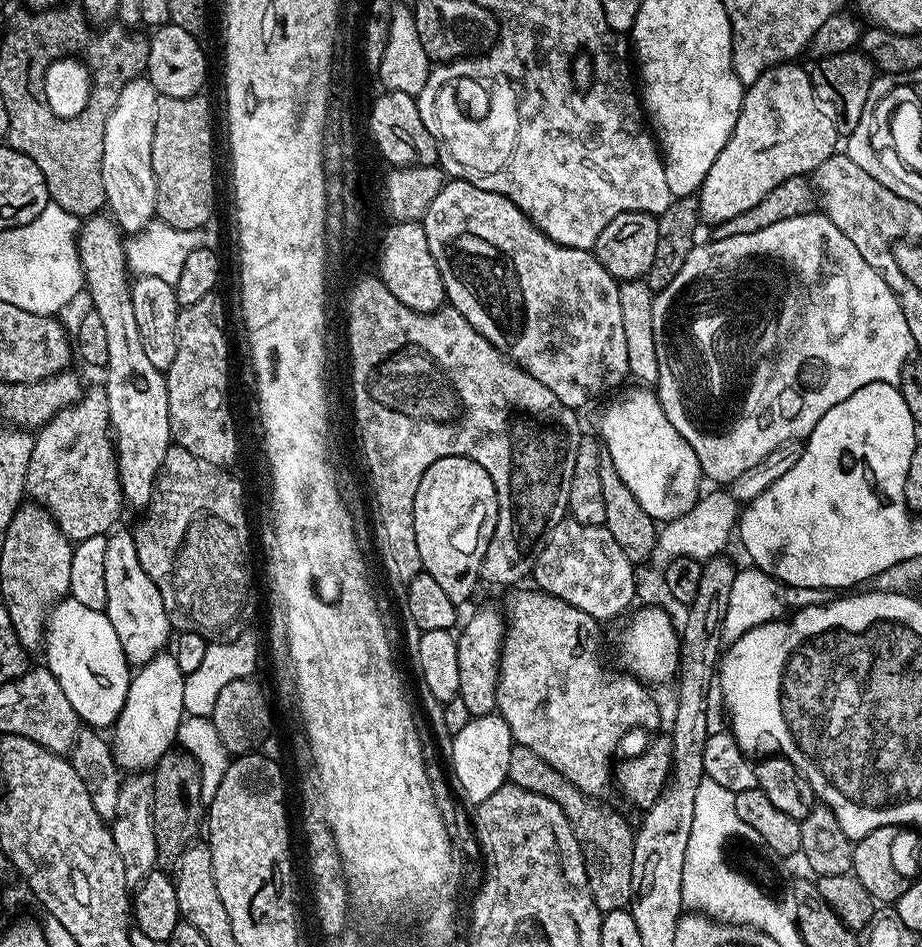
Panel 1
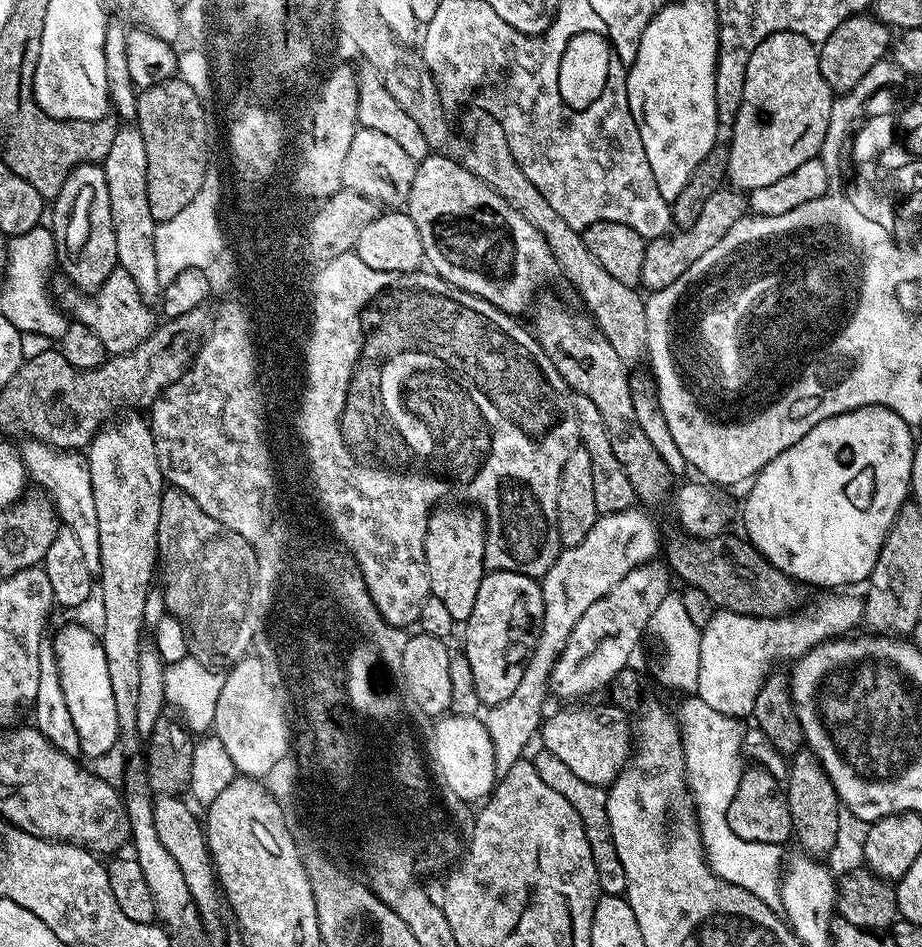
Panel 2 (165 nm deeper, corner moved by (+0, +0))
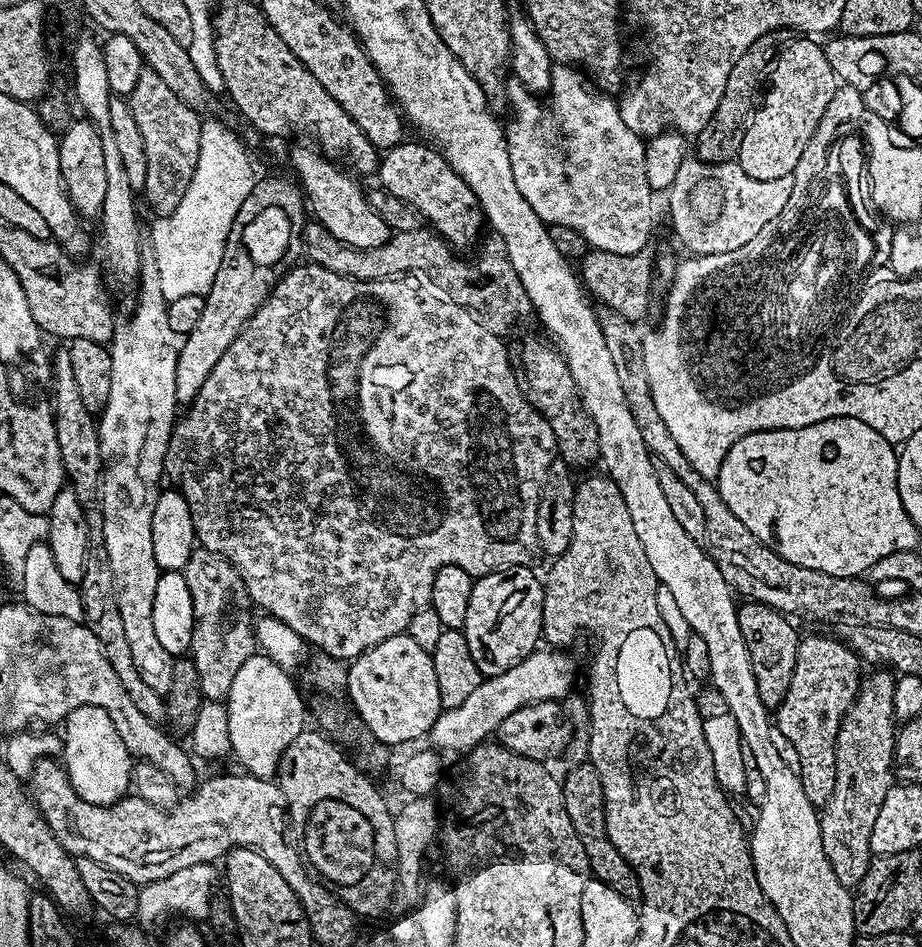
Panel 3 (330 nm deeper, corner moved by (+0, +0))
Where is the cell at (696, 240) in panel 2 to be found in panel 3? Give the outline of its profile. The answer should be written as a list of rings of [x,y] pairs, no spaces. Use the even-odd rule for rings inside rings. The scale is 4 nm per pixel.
[[[647,247],[633,255],[620,255],[591,249],[580,262],[581,281],[594,298],[596,296],[605,303],[607,309],[619,313],[632,323],[641,323],[640,320],[644,319],[648,312],[652,282],[656,280],[656,256],[652,251],[651,247]]]

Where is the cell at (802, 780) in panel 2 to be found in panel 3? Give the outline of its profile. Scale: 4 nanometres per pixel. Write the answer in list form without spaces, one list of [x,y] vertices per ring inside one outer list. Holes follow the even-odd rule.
[[[808,636],[799,641],[794,674],[786,698],[774,709],[774,727],[782,730],[798,754],[798,771],[806,798],[822,806],[834,792],[836,735],[842,718],[856,700],[862,679],[862,661],[843,639]]]

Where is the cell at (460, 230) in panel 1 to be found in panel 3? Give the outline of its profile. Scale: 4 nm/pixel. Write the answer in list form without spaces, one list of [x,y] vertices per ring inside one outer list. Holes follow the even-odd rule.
[[[401,142],[395,148],[389,148],[379,157],[379,187],[394,194],[402,202],[416,209],[421,217],[429,220],[437,236],[444,237],[449,245],[457,249],[464,248],[481,239],[486,221],[480,209],[476,195],[458,173],[450,167],[447,160],[435,147],[427,148],[424,144]]]

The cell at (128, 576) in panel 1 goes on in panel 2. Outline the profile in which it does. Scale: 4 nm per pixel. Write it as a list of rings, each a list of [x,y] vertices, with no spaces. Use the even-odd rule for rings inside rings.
[[[31,438],[23,441],[22,459],[24,471],[30,477],[31,483],[41,484],[43,491],[52,501],[59,519],[64,520],[85,555],[86,568],[92,575],[97,575],[101,568],[101,546],[98,541],[98,516],[94,507],[94,492],[90,481],[90,466],[87,455],[76,450],[61,450],[41,440]]]

